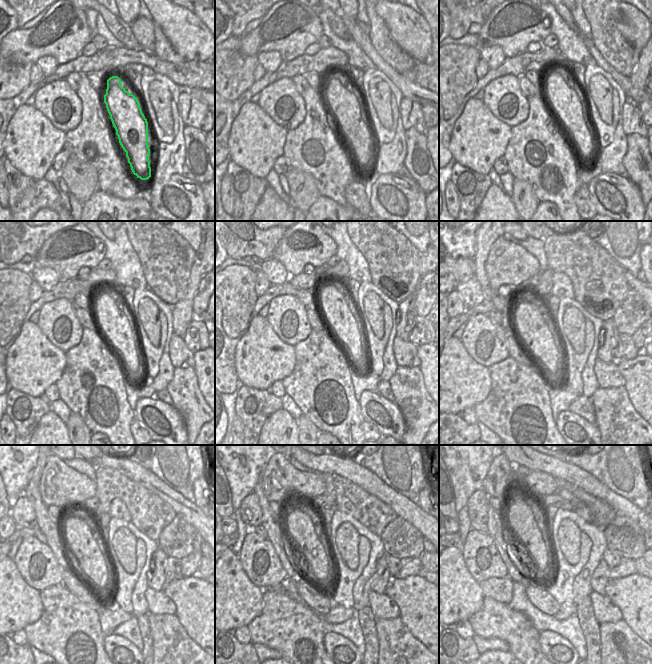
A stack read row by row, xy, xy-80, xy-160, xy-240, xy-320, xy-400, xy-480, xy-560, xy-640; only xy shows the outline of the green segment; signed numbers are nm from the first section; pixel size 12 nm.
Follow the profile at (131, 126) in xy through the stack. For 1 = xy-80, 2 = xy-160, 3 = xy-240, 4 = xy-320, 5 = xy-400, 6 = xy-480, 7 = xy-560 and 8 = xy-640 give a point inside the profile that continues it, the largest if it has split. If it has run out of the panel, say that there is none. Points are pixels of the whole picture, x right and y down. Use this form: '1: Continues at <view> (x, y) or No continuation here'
1: Continues at xy-80 (345, 105)
2: Continues at xy-160 (565, 101)
3: Continues at xy-240 (114, 322)
4: Continues at xy-320 (337, 318)
5: Continues at xy-400 (525, 312)
6: Continues at xy-480 (78, 533)
7: Continues at xy-560 (301, 528)
8: Continues at xy-640 (520, 516)

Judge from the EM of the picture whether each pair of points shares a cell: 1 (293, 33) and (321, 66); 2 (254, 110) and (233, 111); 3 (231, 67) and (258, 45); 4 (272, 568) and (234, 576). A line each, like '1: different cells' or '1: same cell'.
1: different cells
2: different cells
3: different cells
4: different cells

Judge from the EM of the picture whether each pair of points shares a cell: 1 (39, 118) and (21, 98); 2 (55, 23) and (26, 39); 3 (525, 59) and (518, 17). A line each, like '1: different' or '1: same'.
1: different
2: same
3: different

